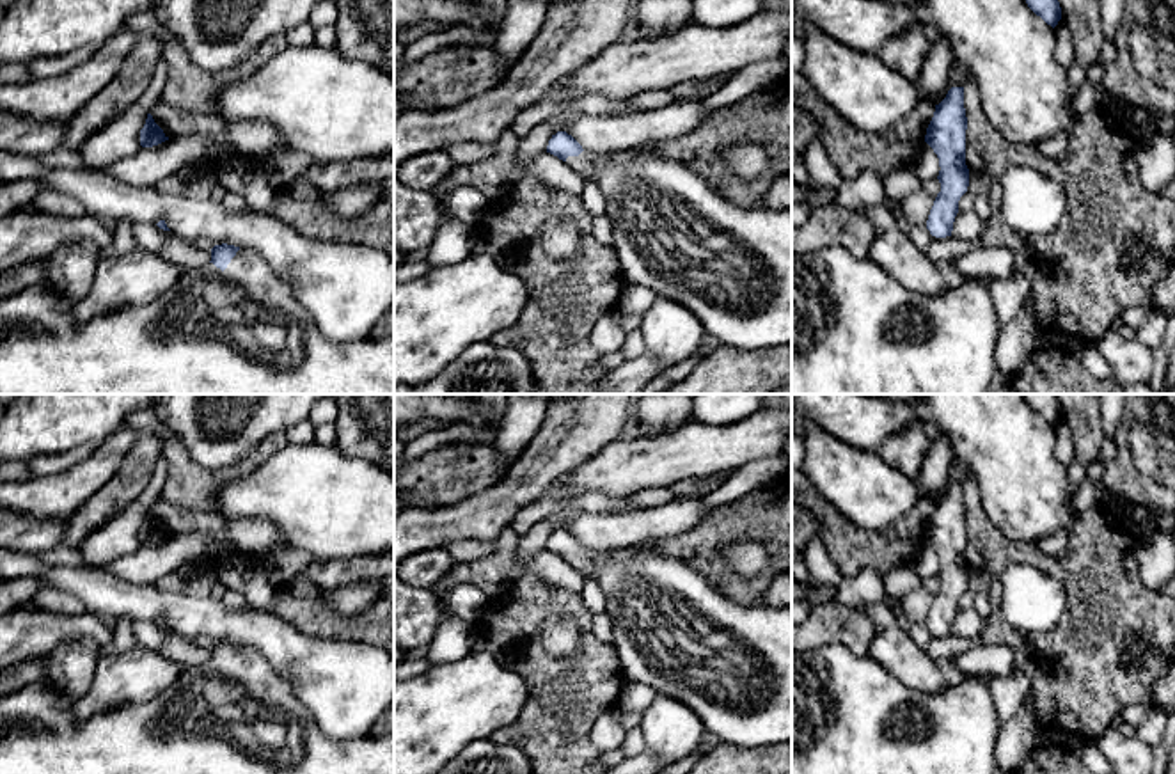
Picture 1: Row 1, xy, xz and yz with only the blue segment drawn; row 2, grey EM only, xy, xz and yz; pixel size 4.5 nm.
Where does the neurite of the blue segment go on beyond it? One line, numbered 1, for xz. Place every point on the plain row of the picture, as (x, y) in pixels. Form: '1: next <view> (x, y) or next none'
1: next xz (673, 631)

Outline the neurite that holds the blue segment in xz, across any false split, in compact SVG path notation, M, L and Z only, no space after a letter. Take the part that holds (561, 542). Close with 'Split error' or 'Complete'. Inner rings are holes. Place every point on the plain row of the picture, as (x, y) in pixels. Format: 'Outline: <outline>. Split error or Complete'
Outline: M557 529L548 538L547 550L566 559L575 570L584 575L586 580L593 580L603 591L607 600L603 612L607 612L612 620L612 646L619 655L621 675L625 676L625 680L646 683L653 687L657 694L666 694L685 703L701 719L706 733L715 735L721 742L728 742L745 749L792 742L792 607L770 607L763 604L744 605L731 602L689 563L660 556L653 549L644 545L639 545L634 550L614 549L609 552L596 552L584 549L582 543L566 529Z. Split error

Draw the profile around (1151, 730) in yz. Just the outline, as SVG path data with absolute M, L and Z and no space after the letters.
M1150 710L1148 715L1136 726L1136 738L1148 744L1152 749L1157 747L1164 737L1168 714L1163 710Z

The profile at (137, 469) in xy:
M140 433L114 478L66 520L62 545L78 549L94 529L131 504L149 485L163 446L160 435Z

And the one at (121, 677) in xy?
M158 650L105 652L89 691L76 699L75 715L87 719L126 703L144 703L170 687L185 671Z

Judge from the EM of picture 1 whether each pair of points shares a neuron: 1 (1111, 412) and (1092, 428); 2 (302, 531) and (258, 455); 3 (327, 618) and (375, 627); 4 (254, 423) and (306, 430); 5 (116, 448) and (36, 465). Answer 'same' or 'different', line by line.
1: different
2: different
3: same
4: different
5: different

